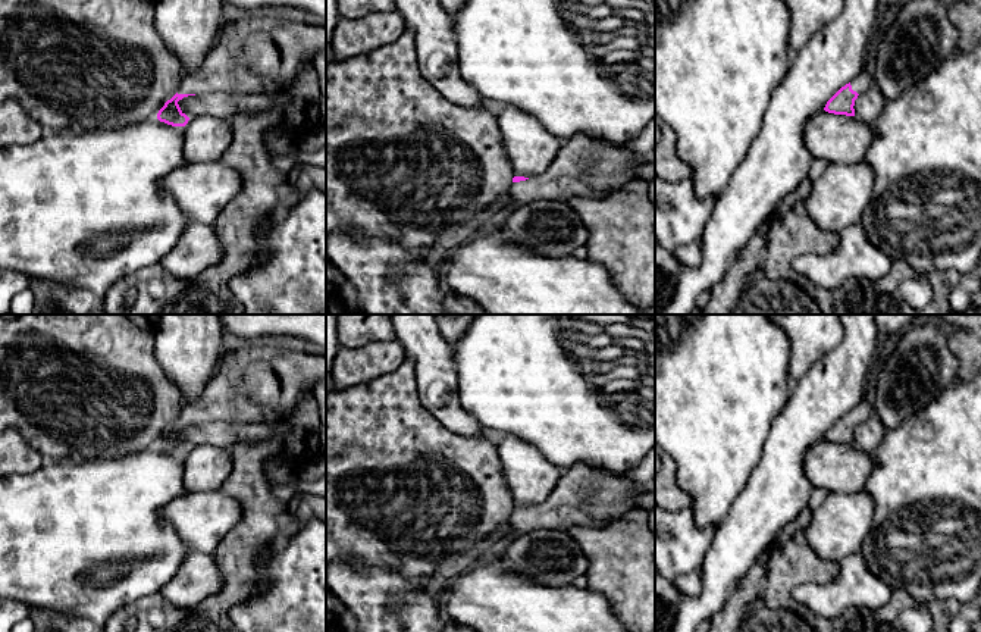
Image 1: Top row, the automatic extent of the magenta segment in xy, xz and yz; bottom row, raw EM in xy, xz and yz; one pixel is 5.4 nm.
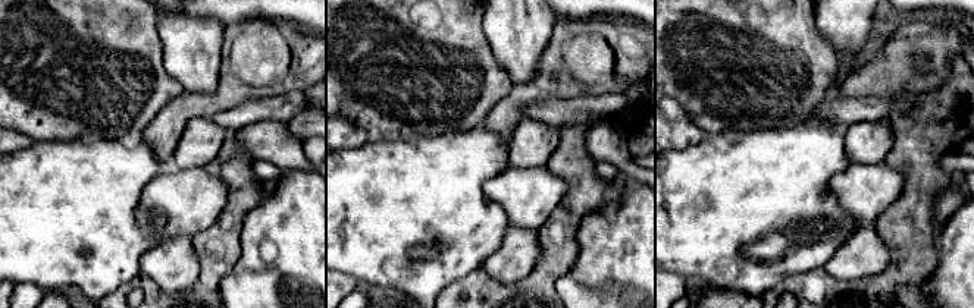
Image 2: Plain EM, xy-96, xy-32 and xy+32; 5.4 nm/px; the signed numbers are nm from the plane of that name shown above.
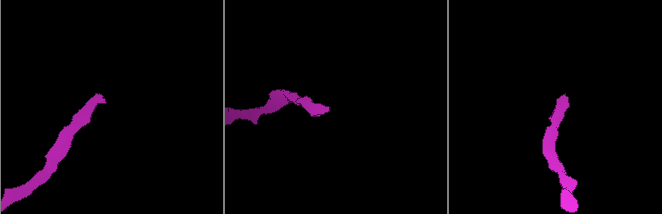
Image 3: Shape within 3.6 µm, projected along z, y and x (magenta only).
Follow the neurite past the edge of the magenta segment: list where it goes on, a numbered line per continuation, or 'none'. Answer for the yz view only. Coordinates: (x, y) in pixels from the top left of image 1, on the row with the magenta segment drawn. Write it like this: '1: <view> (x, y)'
1: yz (862, 81)

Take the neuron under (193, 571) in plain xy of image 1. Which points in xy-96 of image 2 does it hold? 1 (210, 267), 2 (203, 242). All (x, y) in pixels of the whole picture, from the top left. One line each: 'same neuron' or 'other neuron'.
1: other neuron
2: other neuron

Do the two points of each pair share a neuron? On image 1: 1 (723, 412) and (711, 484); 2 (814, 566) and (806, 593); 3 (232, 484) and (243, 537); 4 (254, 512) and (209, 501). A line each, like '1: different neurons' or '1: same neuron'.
1: same neuron
2: different neurons
3: same neuron
4: different neurons

